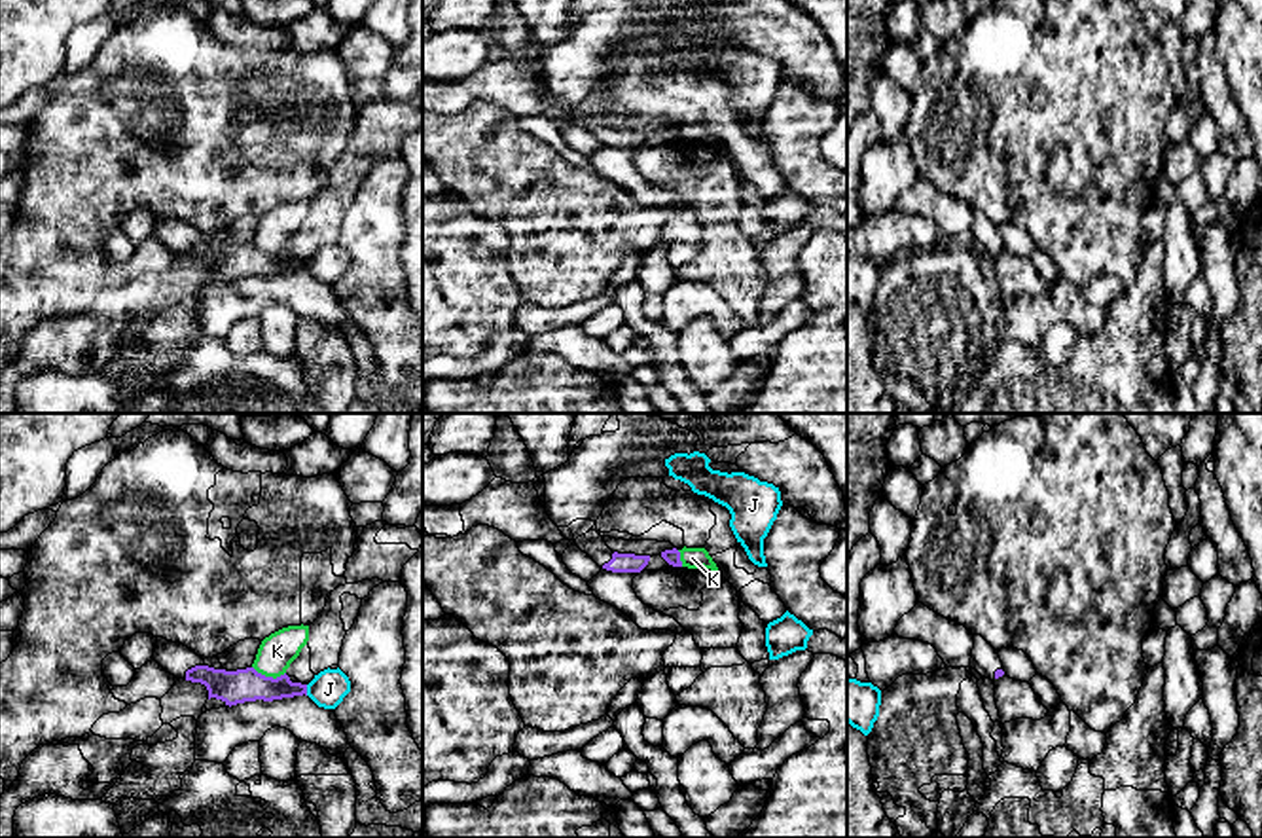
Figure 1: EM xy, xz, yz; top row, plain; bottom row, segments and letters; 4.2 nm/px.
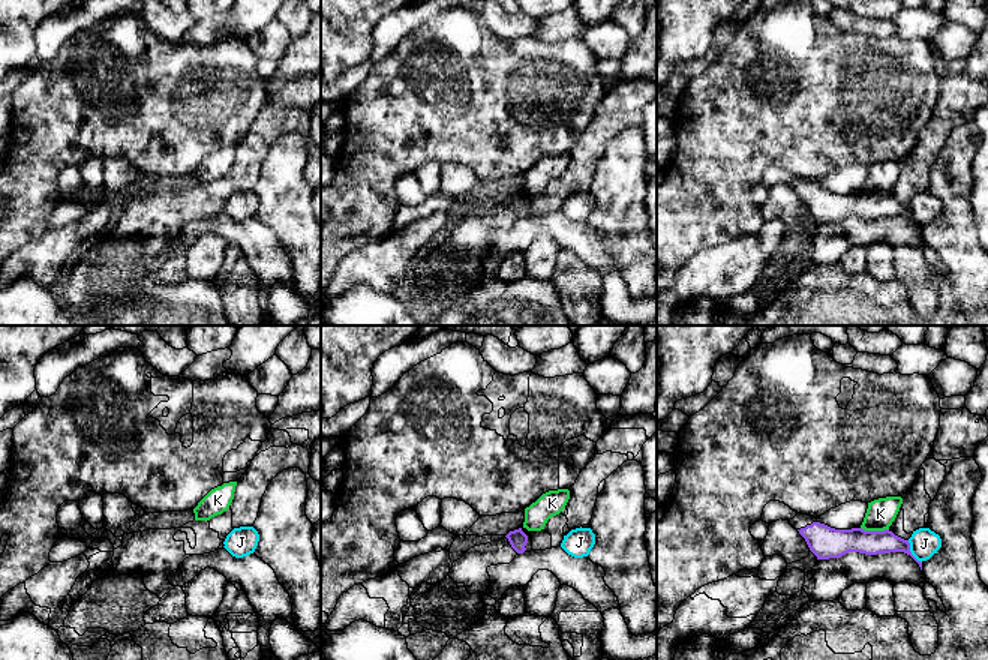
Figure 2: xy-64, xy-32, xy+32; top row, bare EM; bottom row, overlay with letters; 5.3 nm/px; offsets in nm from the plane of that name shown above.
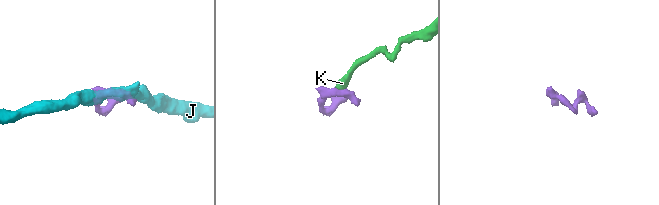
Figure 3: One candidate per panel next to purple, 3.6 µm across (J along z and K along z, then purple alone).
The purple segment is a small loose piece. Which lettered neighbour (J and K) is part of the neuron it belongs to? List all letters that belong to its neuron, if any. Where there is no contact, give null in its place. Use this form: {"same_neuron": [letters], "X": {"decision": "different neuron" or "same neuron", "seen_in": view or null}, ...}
{"same_neuron": [], "J": {"decision": "different neuron", "seen_in": "xy"}, "K": {"decision": "different neuron", "seen_in": "xy"}}

